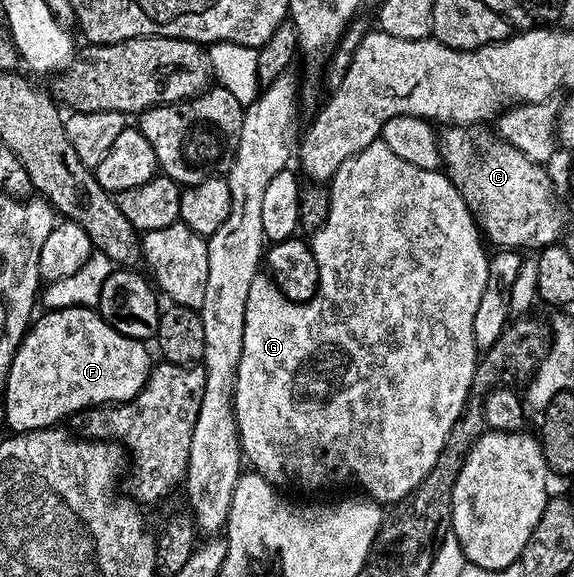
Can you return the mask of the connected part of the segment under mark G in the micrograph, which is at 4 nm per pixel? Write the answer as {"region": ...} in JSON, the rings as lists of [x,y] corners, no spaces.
{"region":[[[379,139],[372,141],[370,147],[366,147],[362,151],[358,151],[353,157],[348,157],[342,163],[342,167],[338,167],[338,171],[333,175],[330,184],[327,186],[328,199],[330,207],[326,219],[322,223],[322,227],[311,234],[310,244],[312,246],[312,254],[318,265],[318,287],[316,293],[309,301],[301,301],[299,303],[288,300],[280,288],[272,282],[271,276],[257,275],[254,283],[250,283],[250,295],[246,299],[246,319],[244,320],[244,334],[242,335],[242,355],[240,362],[236,368],[236,381],[232,391],[232,408],[236,419],[236,434],[240,441],[240,451],[245,462],[248,461],[255,472],[261,473],[271,485],[277,487],[285,487],[284,485],[301,485],[304,489],[320,489],[323,485],[328,485],[331,481],[353,481],[356,485],[361,485],[365,489],[367,496],[377,503],[395,503],[400,498],[405,497],[410,491],[414,491],[414,487],[418,487],[422,483],[422,479],[426,479],[426,475],[430,471],[430,467],[434,467],[434,463],[438,459],[438,455],[442,451],[442,447],[446,443],[446,435],[450,435],[450,427],[454,427],[454,419],[458,419],[458,415],[464,410],[468,404],[469,396],[472,392],[472,380],[476,374],[476,366],[478,364],[478,350],[474,343],[474,315],[478,311],[478,302],[482,299],[482,291],[486,291],[486,275],[488,274],[488,263],[490,260],[489,254],[484,254],[482,235],[478,230],[476,218],[472,216],[472,212],[468,210],[468,205],[462,199],[462,195],[458,191],[458,187],[454,187],[454,183],[448,178],[447,172],[440,169],[423,169],[422,167],[414,167],[414,163],[406,163],[406,159],[398,159],[398,155],[394,155],[394,151],[390,151],[390,147],[386,147],[386,143]]]}

